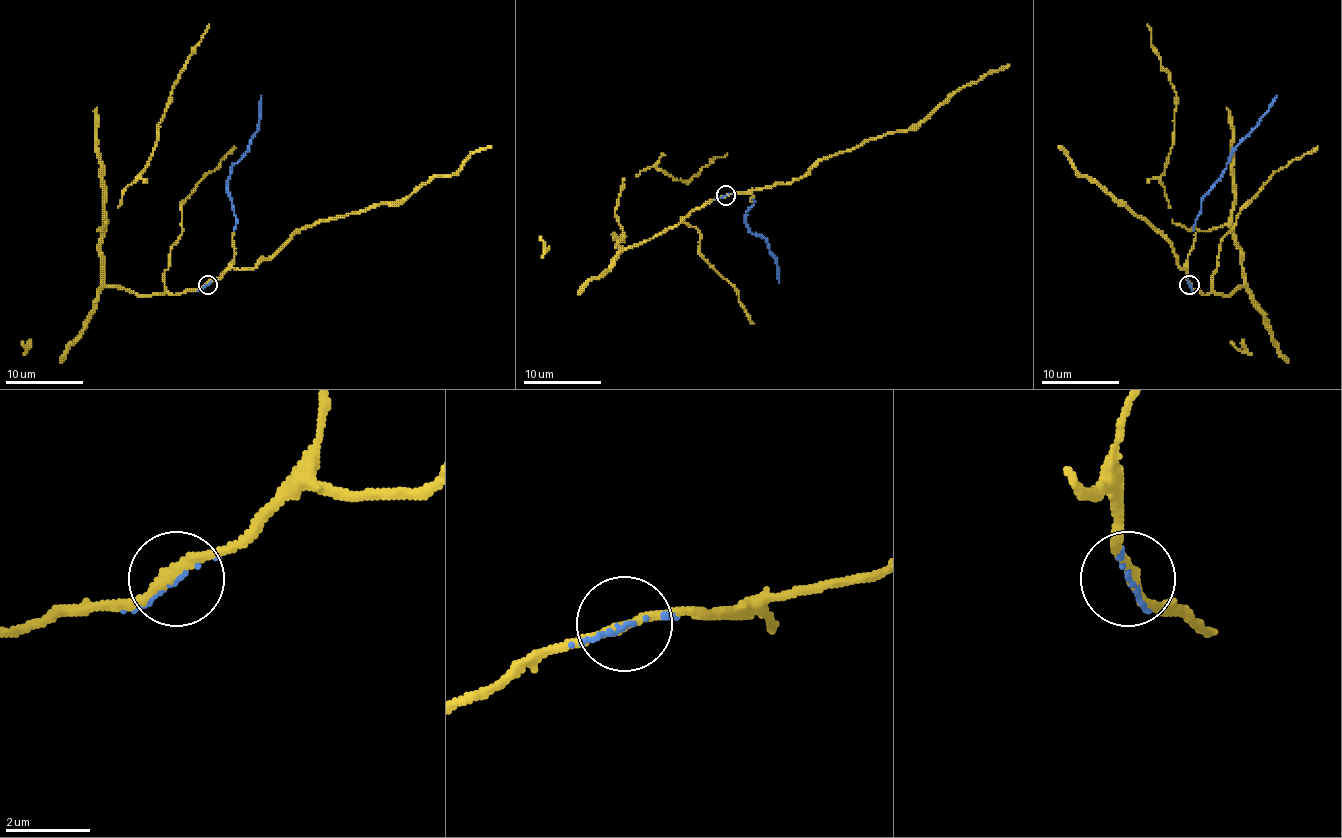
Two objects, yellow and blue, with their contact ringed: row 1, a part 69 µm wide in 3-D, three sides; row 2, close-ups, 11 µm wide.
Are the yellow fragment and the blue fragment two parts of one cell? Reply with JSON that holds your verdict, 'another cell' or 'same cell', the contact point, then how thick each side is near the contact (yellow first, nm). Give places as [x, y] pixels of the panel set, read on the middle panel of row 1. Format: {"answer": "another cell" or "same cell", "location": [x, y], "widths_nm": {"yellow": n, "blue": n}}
{"answer": "same cell", "location": [725, 195], "widths_nm": {"yellow": 240, "blue": 70}}

